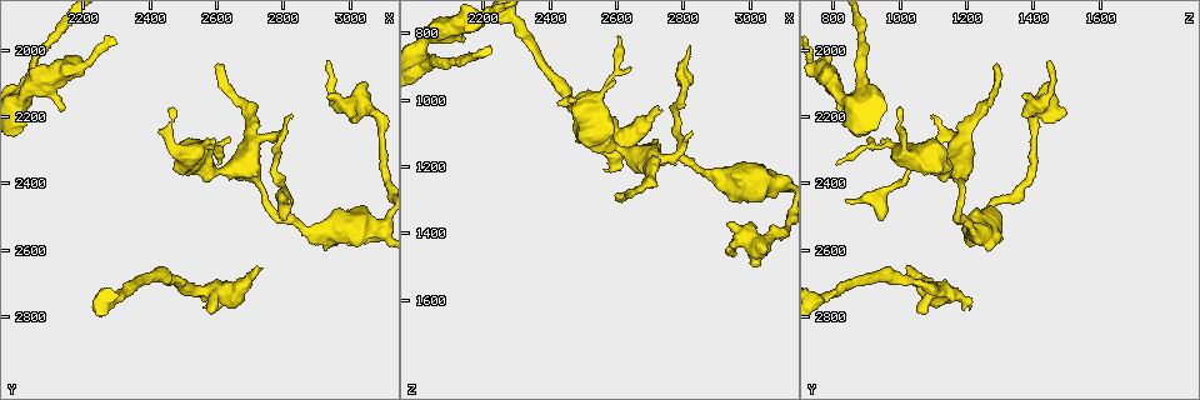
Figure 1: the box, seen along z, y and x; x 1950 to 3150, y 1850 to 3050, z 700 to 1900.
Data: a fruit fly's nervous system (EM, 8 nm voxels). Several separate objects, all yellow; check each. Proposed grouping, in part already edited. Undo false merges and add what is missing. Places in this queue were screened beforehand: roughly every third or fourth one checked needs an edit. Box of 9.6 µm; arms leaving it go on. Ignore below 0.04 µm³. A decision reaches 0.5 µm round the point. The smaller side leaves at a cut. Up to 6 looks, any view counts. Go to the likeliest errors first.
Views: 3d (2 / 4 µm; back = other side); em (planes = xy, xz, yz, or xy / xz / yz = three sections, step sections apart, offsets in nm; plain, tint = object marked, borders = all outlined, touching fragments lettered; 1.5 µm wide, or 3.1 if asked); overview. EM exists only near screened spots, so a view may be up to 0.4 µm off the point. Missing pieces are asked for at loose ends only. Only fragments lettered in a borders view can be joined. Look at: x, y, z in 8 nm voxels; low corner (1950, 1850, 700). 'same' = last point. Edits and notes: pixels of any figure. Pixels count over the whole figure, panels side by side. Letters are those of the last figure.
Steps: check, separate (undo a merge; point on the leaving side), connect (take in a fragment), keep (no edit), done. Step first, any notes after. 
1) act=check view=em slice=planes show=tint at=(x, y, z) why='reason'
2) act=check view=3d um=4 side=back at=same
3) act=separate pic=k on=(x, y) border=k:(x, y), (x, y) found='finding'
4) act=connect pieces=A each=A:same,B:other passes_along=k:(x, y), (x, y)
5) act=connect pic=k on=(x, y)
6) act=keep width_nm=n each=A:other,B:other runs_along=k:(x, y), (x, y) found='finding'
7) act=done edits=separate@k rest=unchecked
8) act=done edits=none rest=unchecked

act=check view=em slice=xz step=8 show=borders at=(2720, 2660, 1030) why='free end'

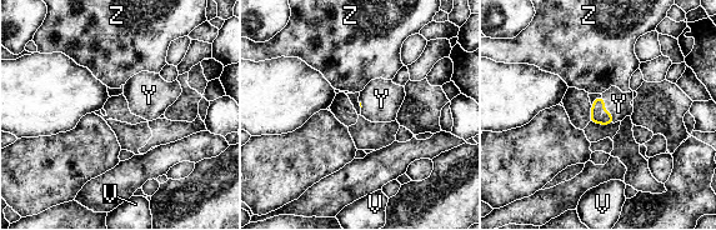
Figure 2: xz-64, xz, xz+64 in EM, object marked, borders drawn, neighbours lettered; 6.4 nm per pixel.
act=connect pieces=Y each=V:other,Y:same,Z:other passes_along=2:(599, 115), (604, 109), (619, 104) found='the neuron continues'

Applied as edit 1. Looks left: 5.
act=check view=overview

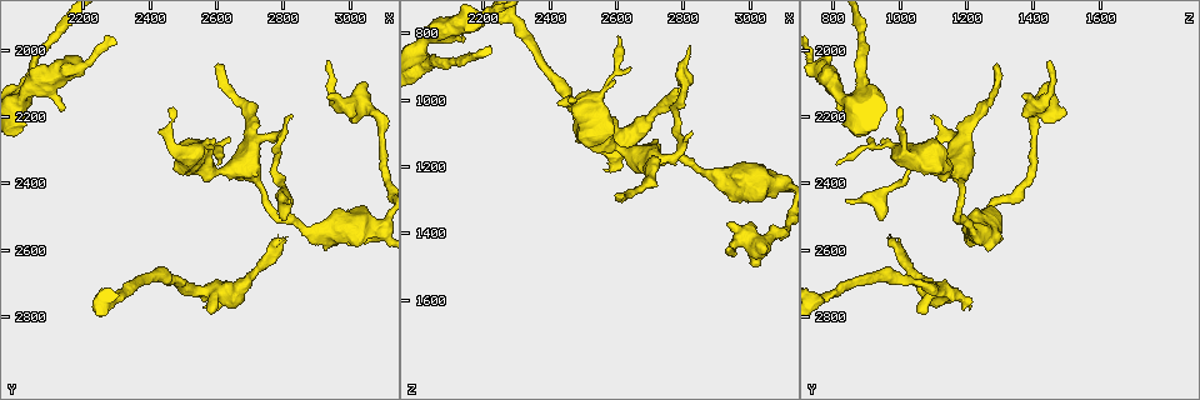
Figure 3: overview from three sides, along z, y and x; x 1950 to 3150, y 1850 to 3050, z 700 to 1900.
act=check view=3d um=4 at=(2610, 2040, 1290) why='free end'

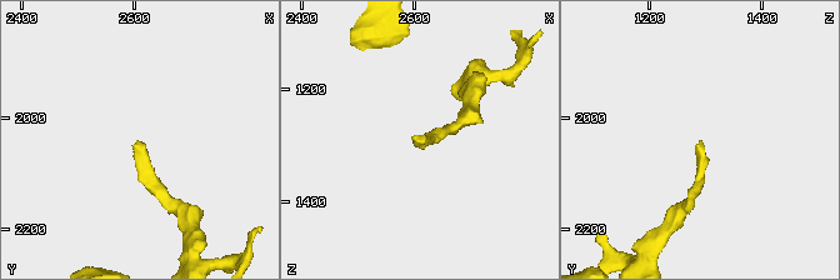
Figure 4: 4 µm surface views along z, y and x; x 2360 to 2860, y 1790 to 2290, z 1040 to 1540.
act=check view=em slice=xy step=4 show=tint at=(2610, 2040, 1290) why='shape alone is not enough'

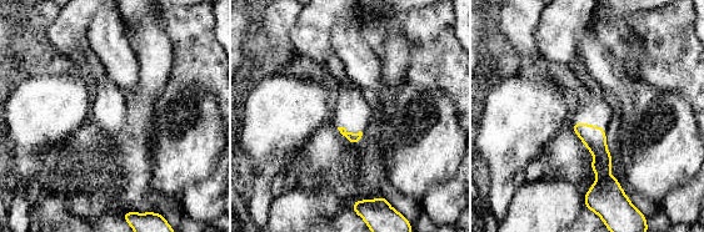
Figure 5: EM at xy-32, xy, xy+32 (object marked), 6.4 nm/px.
act=check view=em slice=planes show=borders at=same why='another direction'

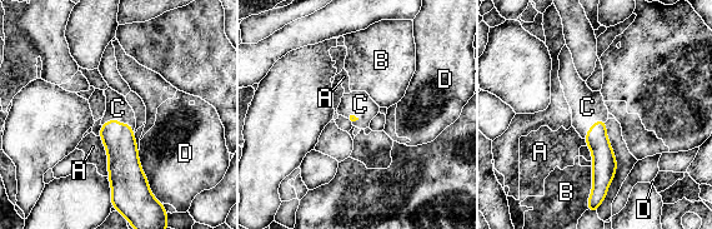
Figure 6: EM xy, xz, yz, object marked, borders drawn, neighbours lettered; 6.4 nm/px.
act=connect pieces=C each=A:other,B:other,C:same,D:other passes_along=6:(120, 144), (119, 122), (118, 108) found='it goes on there'

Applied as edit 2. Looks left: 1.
act=done edits=connect@2,connect@6 rest=unchecked

